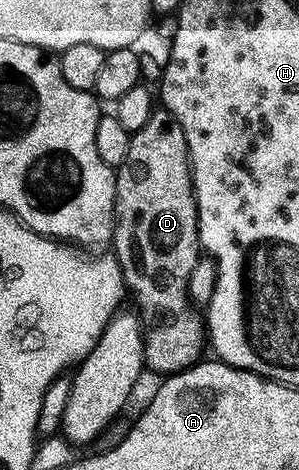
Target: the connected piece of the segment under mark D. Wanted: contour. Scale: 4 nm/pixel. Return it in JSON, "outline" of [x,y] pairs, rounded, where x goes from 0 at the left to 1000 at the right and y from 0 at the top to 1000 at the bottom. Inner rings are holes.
{"outline":[[[542,228],[508,230],[498,253],[485,253],[485,270],[448,277],[431,304],[431,321],[418,328],[418,347],[405,347],[385,372],[385,494],[378,498],[378,545],[398,560],[398,574],[411,581],[411,604],[452,630],[448,655],[478,694],[478,764],[495,787],[532,798],[569,798],[629,785],[635,777],[669,766],[686,751],[686,683],[645,653],[635,623],[625,621],[625,598],[645,585],[645,568],[669,562],[672,523],[666,517],[666,460],[659,457],[659,432],[652,430],[652,400],[639,387],[639,332],[619,296],[619,279],[605,279],[605,262],[569,236]]]}

